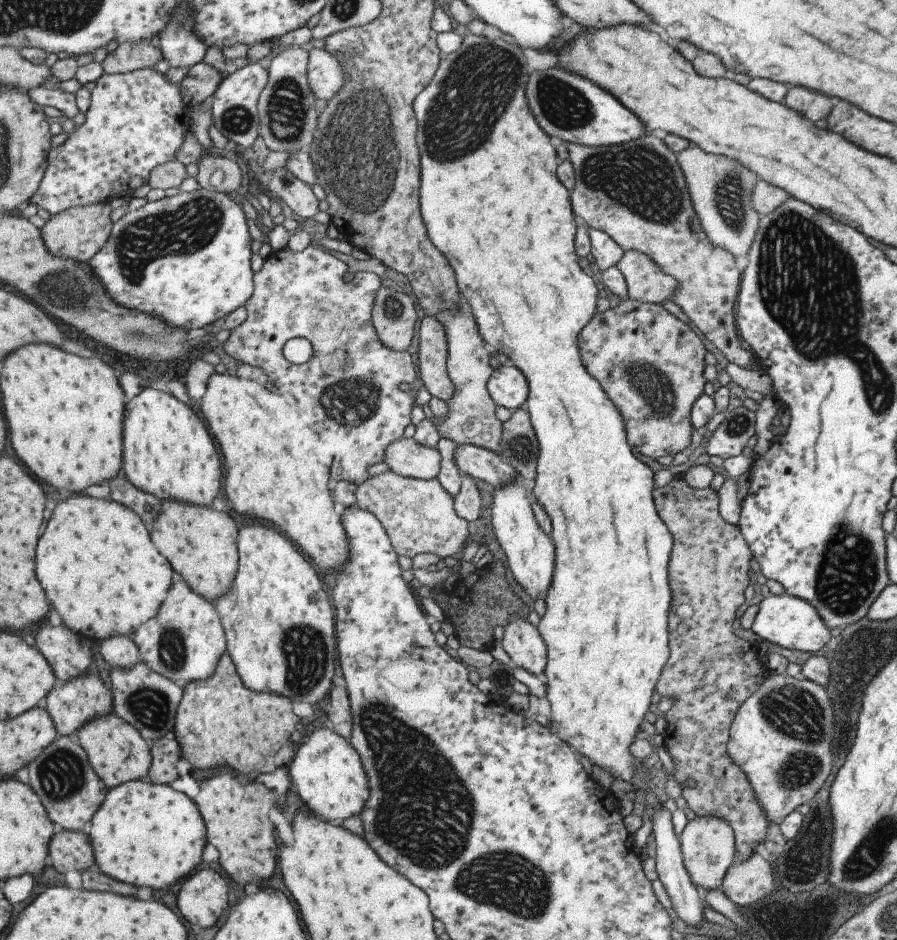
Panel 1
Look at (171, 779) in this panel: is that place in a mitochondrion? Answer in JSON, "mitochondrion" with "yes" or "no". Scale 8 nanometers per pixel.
{"mitochondrion":"no"}

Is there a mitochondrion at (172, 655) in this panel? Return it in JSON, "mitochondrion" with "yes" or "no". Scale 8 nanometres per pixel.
{"mitochondrion":"yes"}

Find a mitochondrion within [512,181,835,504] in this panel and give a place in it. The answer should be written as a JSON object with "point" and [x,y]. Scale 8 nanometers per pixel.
{"point":[649,382]}

